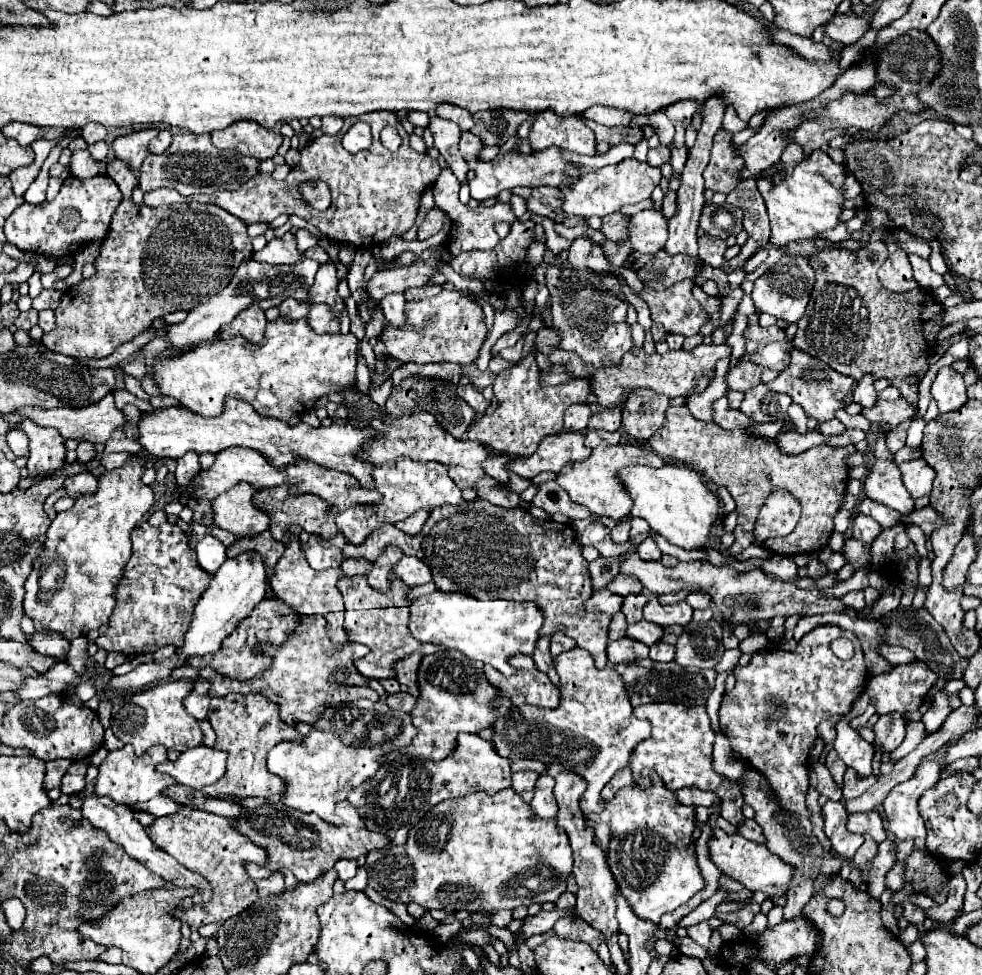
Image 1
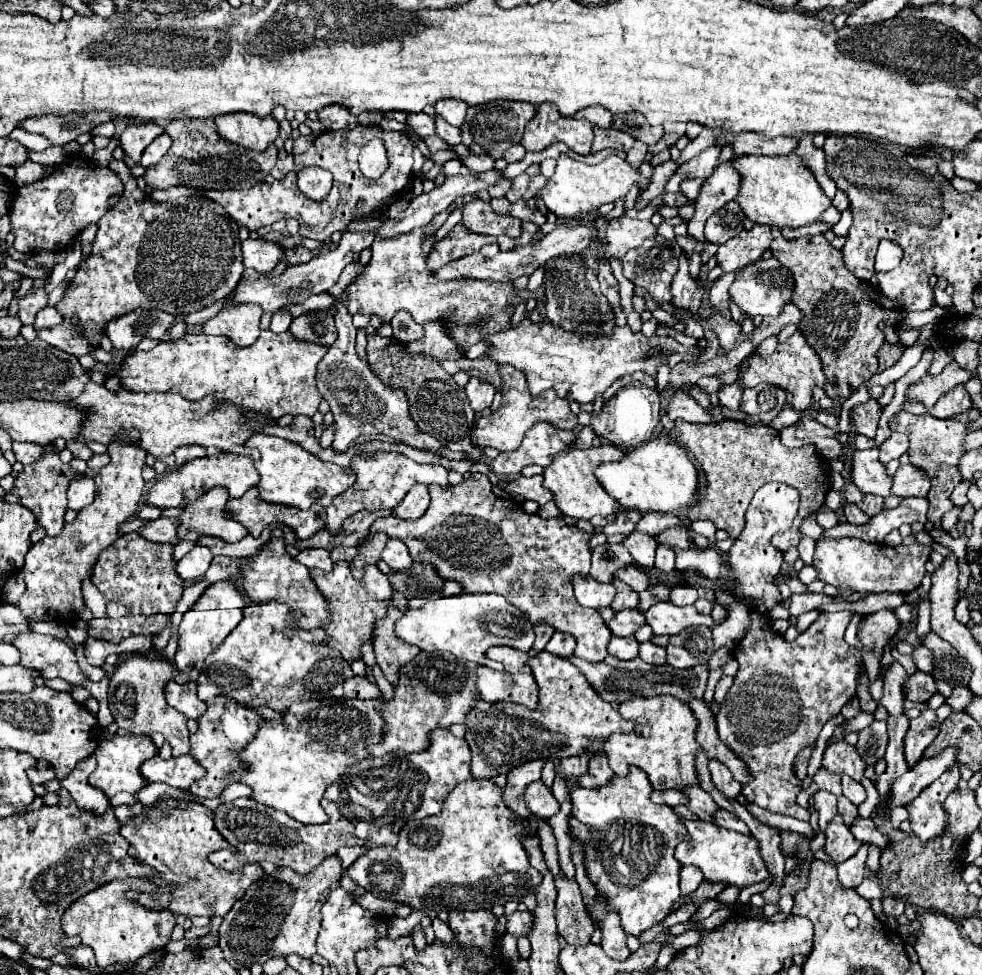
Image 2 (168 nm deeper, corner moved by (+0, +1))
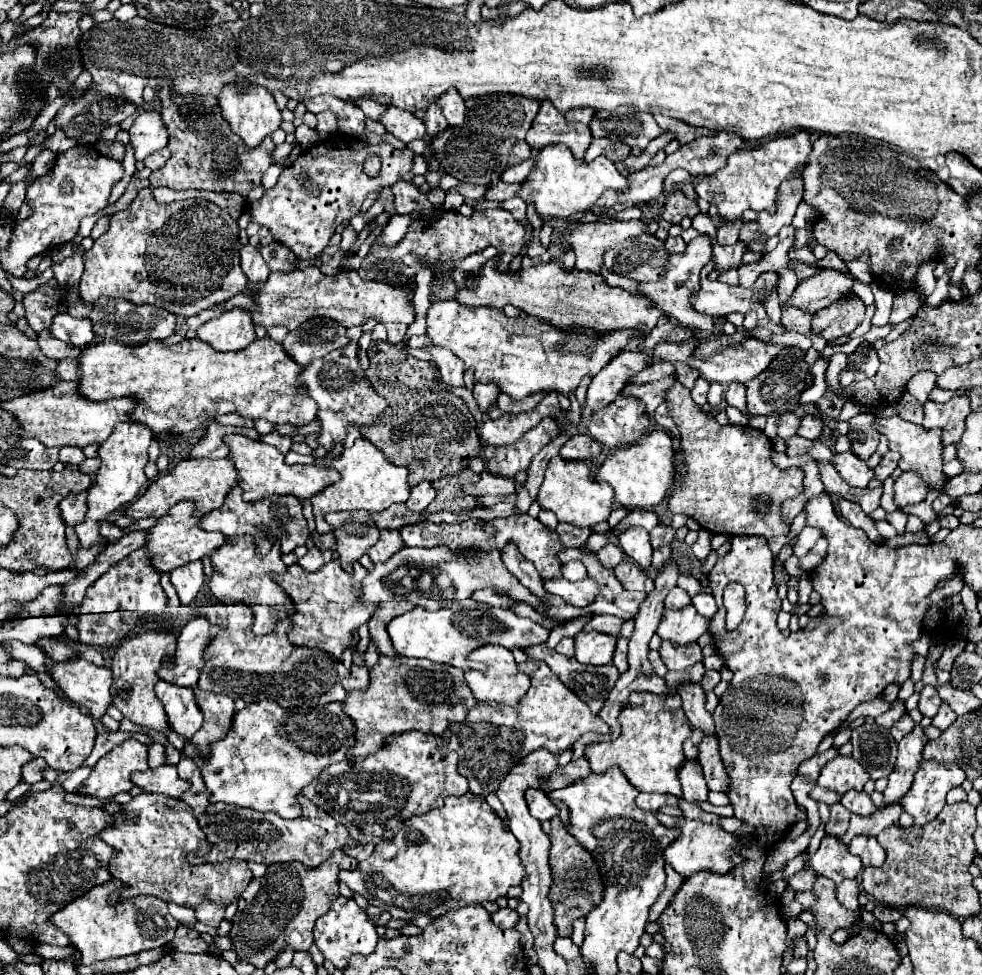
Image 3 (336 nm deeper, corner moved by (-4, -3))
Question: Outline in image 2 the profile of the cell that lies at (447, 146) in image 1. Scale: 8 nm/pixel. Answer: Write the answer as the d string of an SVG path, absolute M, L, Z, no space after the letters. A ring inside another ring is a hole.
M407 113L407 121L405 125L417 133L419 137L427 137L427 135L435 135L435 119L425 115L425 113Z

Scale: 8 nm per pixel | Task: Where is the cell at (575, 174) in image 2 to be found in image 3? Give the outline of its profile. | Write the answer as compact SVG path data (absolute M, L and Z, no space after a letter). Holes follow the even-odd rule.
M549 145L535 155L537 167L525 179L519 197L525 201L533 201L539 215L553 215L567 219L575 213L589 211L589 207L607 191L625 191L627 177L617 171L617 167L607 157L597 157L591 163L583 159L575 159L573 153L565 145Z

